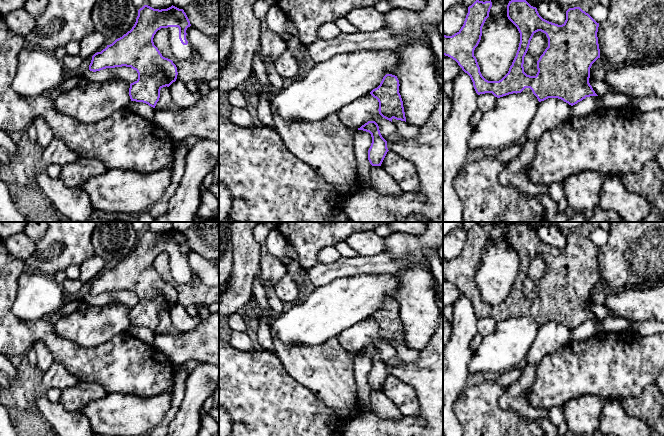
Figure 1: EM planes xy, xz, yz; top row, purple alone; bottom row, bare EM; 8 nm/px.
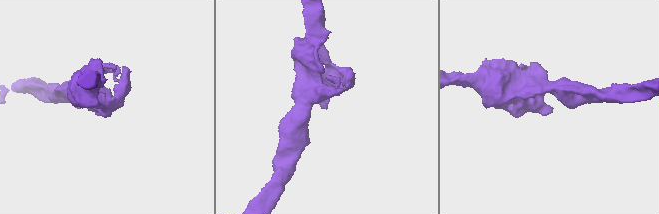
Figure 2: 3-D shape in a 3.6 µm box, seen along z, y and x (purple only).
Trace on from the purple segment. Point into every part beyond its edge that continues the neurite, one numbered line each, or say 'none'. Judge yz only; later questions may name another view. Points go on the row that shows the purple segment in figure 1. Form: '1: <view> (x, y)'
none

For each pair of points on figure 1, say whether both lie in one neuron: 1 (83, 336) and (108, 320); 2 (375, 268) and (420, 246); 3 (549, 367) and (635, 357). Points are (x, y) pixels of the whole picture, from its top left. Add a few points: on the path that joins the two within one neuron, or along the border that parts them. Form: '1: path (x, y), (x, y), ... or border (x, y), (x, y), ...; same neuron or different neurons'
1: path (89, 330), (93, 326), (102, 323); same neuron
2: border (385, 251), (398, 259), (405, 259), (408, 262); different neurons
3: path (570, 367), (579, 363), (610, 363), (614, 359); same neuron

